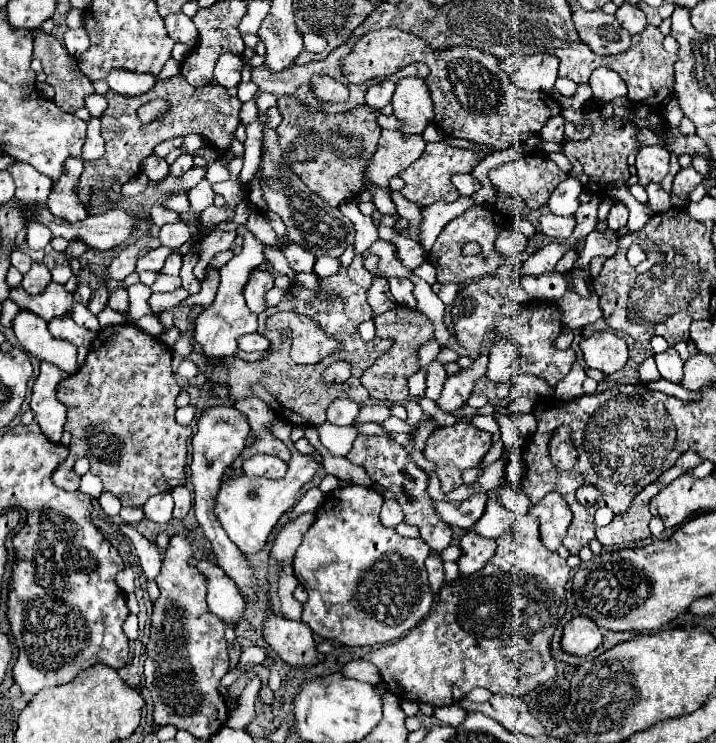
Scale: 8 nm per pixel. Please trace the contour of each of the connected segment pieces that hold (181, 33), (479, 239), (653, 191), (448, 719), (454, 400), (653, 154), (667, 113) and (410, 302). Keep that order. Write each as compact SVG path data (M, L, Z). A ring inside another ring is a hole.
M183 12L167 16L165 28L175 42L183 42L183 44L189 44L189 46L197 44L197 28L195 28L193 20L189 16L185 16Z
M471 206L461 216L453 218L437 236L431 252L427 254L427 262L431 262L437 268L437 282L449 284L449 282L465 282L471 278L481 278L487 274L493 274L505 260L495 252L493 242L503 232L503 218L495 208L487 206ZM467 242L477 242L481 246L481 252L477 256L465 256L463 246Z
M649 184L645 190L649 194L649 206L653 212L667 212L673 206L671 196L661 188L661 184Z
M451 704L451 706L441 706L441 708L435 708L435 718L441 720L443 724L449 724L449 726L459 726L465 718L465 710L459 706L459 704Z
M473 366L469 370L461 370L459 374L453 374L447 378L441 396L435 400L437 406L449 414L457 412L459 408L463 408L467 404L467 398L471 394L473 382L483 374L483 370L479 366Z
M645 146L637 152L637 176L639 184L647 186L649 182L661 182L671 166L669 166L671 154L663 146Z
M675 98L667 100L667 104L665 104L665 108L663 108L663 118L665 118L667 124L679 126L679 122L681 122L681 118L683 118L683 112L681 112L681 108L679 108L679 104L677 104Z
M388 278L389 286L391 286L391 294L393 298L403 304L403 306L409 306L409 308L415 308L417 302L415 302L415 296L413 296L413 282L407 278Z

